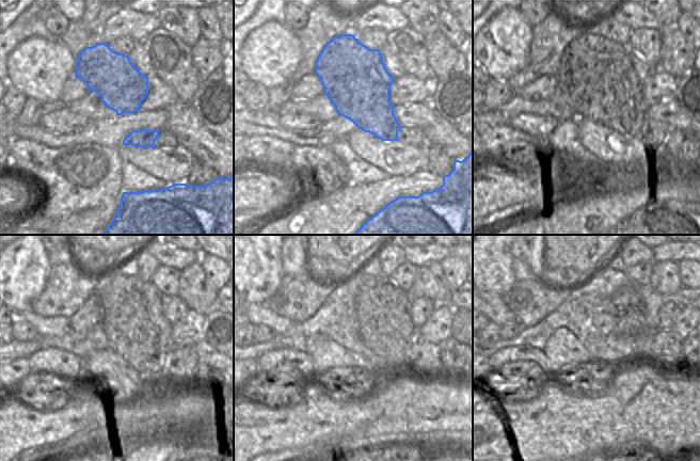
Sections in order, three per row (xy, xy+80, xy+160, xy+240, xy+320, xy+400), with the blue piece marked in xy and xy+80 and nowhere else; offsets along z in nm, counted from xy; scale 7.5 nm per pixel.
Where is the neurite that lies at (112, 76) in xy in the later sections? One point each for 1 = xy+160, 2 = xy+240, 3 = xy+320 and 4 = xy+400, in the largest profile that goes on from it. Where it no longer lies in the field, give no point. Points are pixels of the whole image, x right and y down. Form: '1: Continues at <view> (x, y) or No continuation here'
1: Continues at xy+160 (598, 74)
2: Continues at xy+240 (133, 321)
3: Continues at xy+320 (383, 310)
4: Continues at xy+400 (630, 312)

